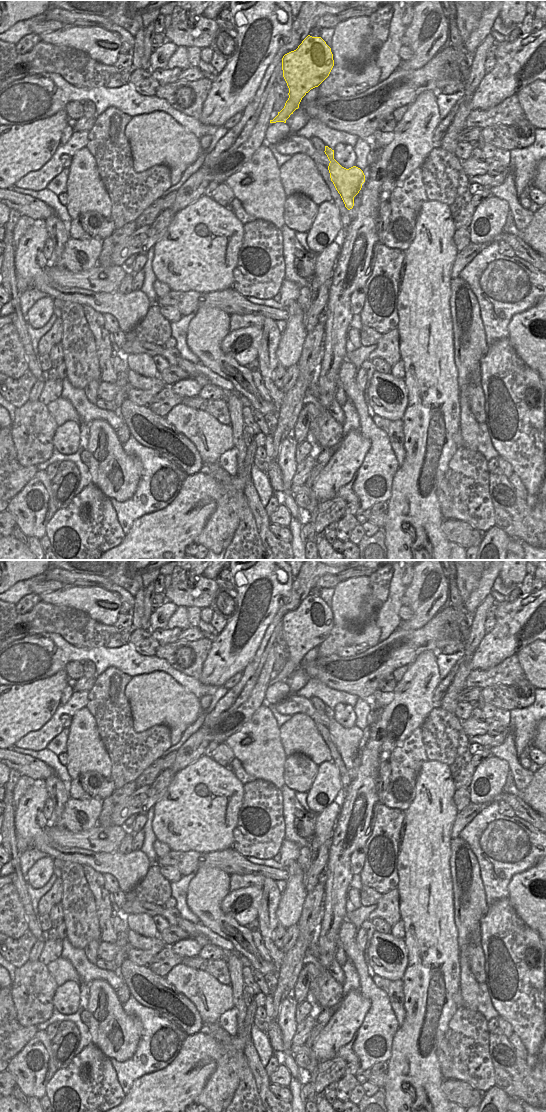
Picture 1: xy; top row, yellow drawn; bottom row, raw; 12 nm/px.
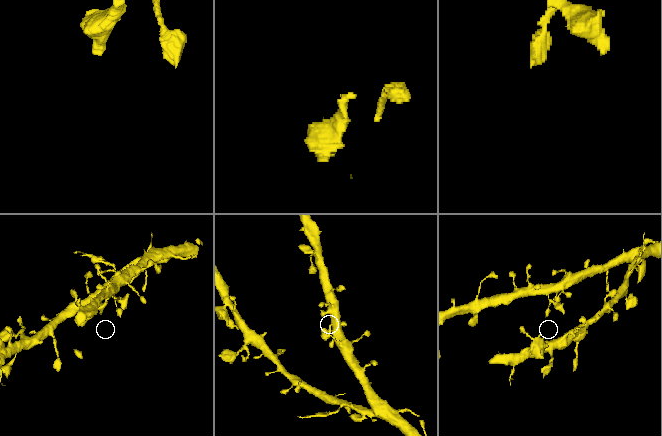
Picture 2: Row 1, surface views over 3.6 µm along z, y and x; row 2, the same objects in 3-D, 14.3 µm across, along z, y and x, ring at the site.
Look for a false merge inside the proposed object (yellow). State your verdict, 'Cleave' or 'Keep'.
Keep

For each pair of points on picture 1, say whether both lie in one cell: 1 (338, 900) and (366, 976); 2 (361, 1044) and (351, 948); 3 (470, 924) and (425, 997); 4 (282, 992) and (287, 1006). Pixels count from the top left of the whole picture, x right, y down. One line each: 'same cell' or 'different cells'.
1: different cells
2: same cell
3: different cells
4: different cells

